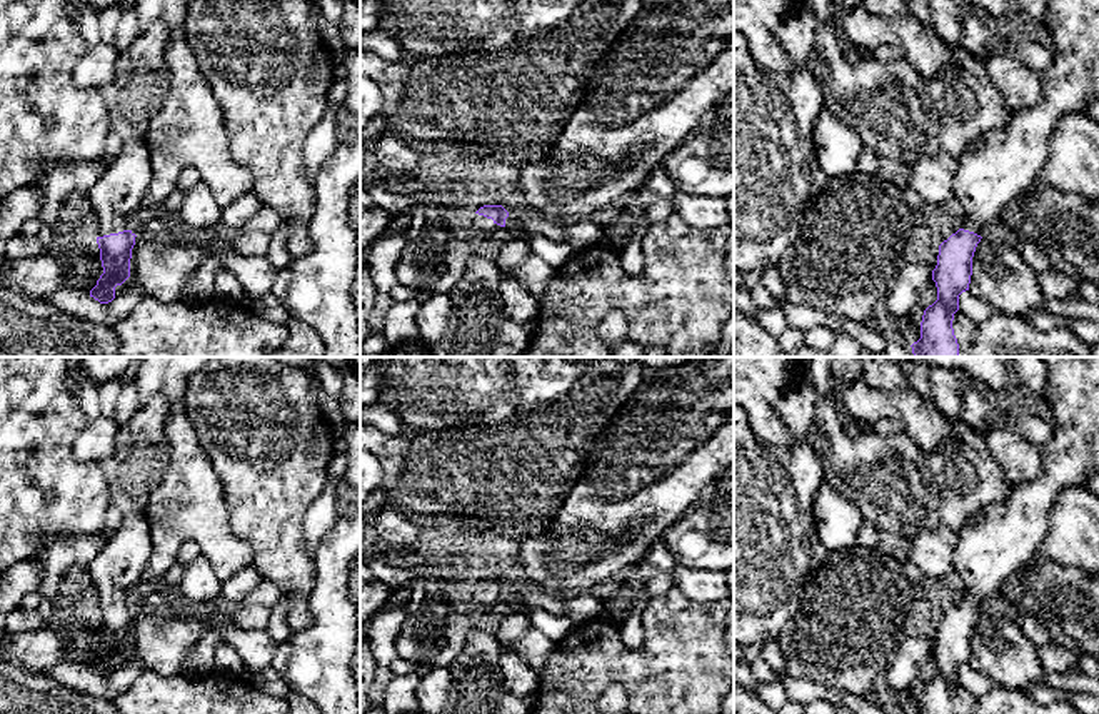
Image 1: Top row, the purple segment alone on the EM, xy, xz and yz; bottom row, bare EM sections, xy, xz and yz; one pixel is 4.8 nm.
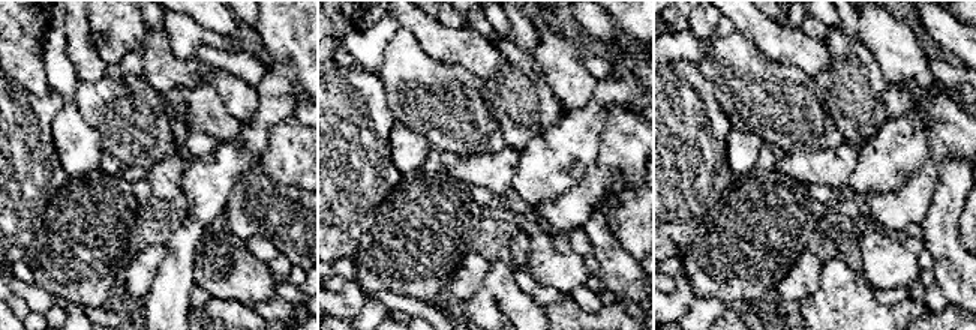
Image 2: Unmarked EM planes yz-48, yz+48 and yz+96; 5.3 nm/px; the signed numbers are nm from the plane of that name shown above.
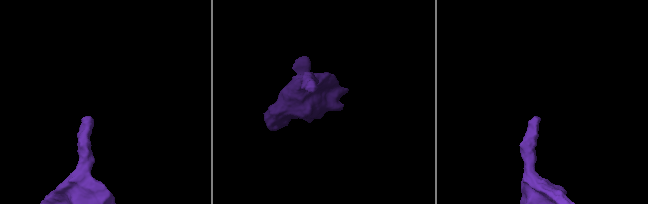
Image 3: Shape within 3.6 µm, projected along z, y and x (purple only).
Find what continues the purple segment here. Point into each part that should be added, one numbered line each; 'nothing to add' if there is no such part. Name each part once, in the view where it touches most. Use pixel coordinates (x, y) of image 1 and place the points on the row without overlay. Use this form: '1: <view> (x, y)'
1: xy (120, 563)

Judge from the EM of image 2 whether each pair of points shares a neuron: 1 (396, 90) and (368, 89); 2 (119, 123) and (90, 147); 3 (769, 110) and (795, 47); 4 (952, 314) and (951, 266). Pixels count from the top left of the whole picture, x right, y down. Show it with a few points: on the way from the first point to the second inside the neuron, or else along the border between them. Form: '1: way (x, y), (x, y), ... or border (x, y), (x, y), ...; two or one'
1: border (380, 81), (386, 90), (386, 102), (395, 120); two
2: border (78, 111), (98, 132), (101, 144), (107, 152); two
3: border (757, 48), (774, 60), (792, 63), (813, 78); two
4: border (949, 302), (960, 308); two

